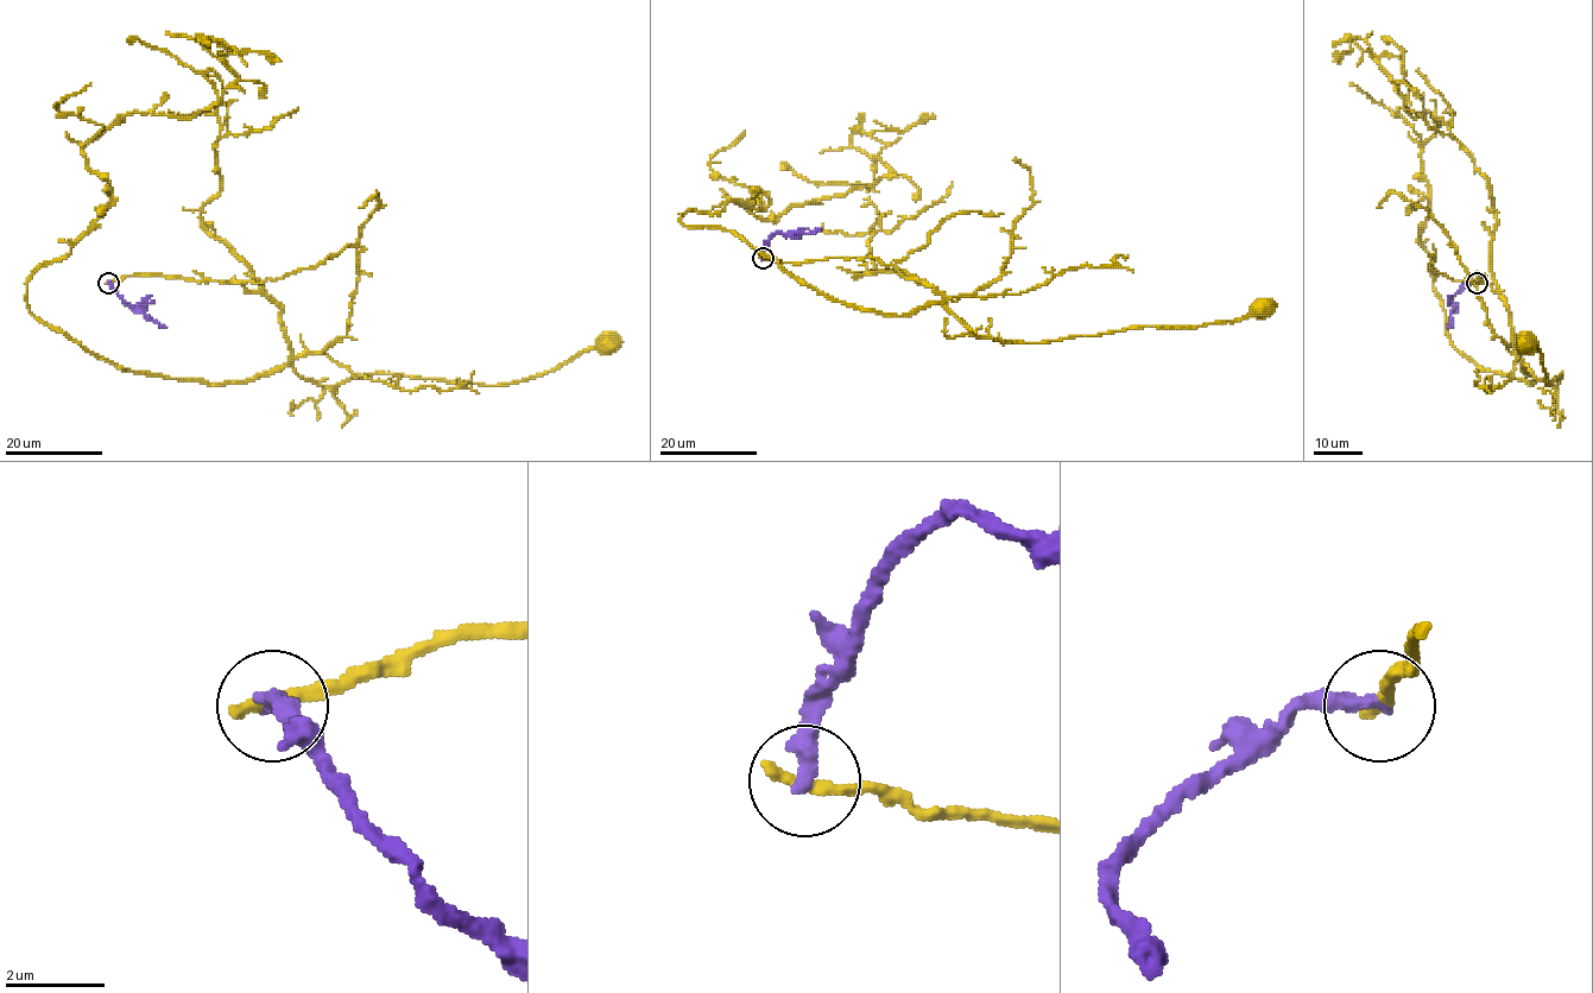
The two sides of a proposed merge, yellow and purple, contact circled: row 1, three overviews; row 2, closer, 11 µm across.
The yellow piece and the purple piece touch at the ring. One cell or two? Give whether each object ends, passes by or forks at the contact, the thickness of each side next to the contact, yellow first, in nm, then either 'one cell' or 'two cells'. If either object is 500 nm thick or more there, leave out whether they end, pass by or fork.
yellow ends there; purple ends there; 320 nm thick on the yellow side, 320 nm on the other; two cells

